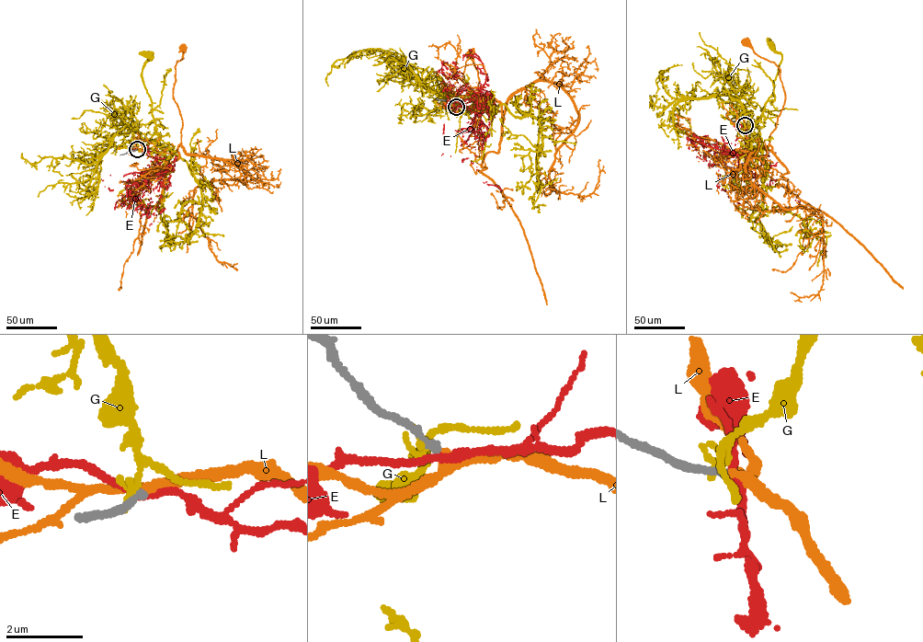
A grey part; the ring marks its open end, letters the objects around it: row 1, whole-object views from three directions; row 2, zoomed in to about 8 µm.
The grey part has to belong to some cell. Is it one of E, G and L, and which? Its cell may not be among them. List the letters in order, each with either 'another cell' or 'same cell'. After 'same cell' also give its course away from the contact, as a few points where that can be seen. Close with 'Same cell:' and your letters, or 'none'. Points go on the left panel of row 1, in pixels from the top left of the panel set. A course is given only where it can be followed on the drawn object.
E: another cell
G: another cell
L: same cell; it runs (137, 149), (155, 158), (156, 170), (178, 156), (182, 123), (173, 88), (182, 48)
Same cell: L

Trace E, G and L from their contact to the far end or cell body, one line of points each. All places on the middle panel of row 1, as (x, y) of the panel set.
E: (456, 107), (474, 102), (483, 108), (462, 137), (476, 169), (503, 191)
G: (456, 106), (451, 108), (457, 103), (471, 109), (472, 108), (451, 112), (453, 100), (447, 94)
L: (456, 107), (478, 108), (480, 97), (490, 97), (500, 103), (504, 118), (502, 110), (486, 111), (469, 54)

